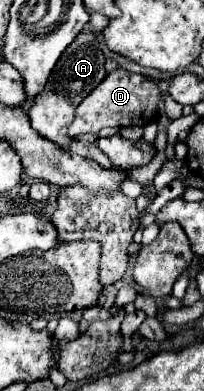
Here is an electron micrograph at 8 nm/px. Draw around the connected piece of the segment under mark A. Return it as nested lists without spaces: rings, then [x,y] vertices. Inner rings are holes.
[[[83,31],[75,37],[73,45],[65,49],[65,57],[57,61],[57,69],[53,69],[45,89],[33,97],[29,107],[29,119],[37,133],[41,133],[45,139],[69,147],[73,143],[71,137],[67,137],[65,127],[69,127],[69,121],[73,121],[73,113],[77,105],[107,77],[105,71],[105,55],[101,51],[101,45],[93,31]]]

